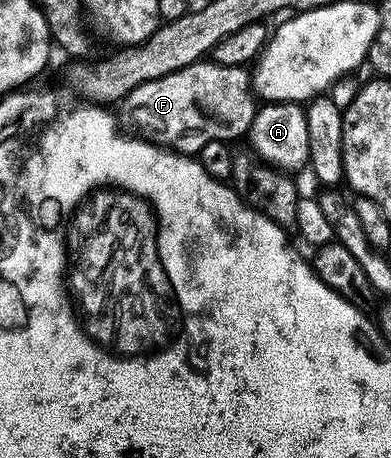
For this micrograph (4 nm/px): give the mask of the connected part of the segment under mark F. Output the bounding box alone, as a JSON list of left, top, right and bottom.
[117,59,257,155]

